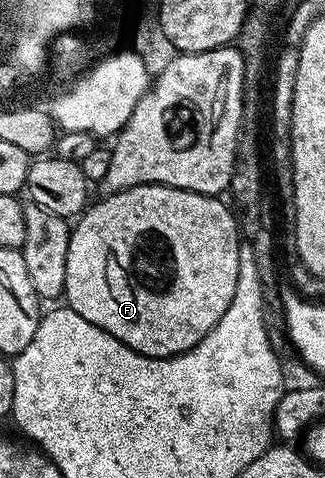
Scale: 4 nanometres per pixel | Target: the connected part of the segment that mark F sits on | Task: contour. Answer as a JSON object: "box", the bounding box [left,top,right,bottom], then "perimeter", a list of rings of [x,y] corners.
{"box":[64,185,243,357],"perimeter":[[[136,185],[118,193],[105,195],[102,201],[94,200],[85,212],[76,218],[69,235],[67,247],[67,283],[64,300],[68,308],[75,310],[87,323],[95,323],[127,347],[148,357],[174,357],[195,347],[223,319],[223,311],[231,307],[231,295],[235,295],[235,283],[239,283],[239,251],[243,248],[243,237],[234,210],[216,196],[207,193],[192,193],[170,185]]]}

